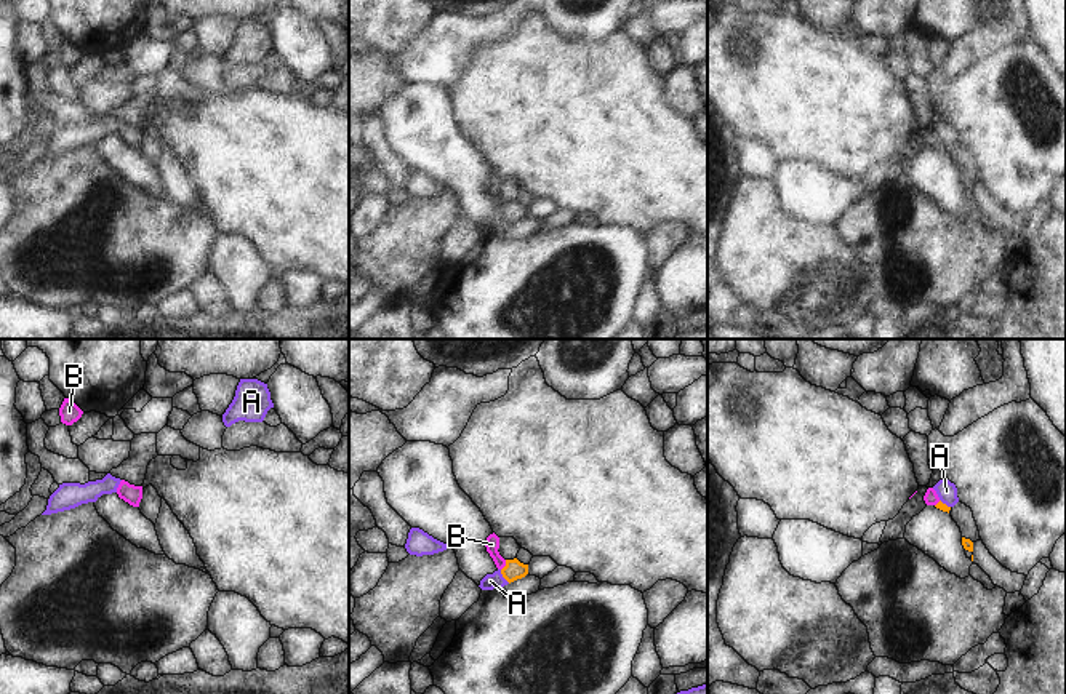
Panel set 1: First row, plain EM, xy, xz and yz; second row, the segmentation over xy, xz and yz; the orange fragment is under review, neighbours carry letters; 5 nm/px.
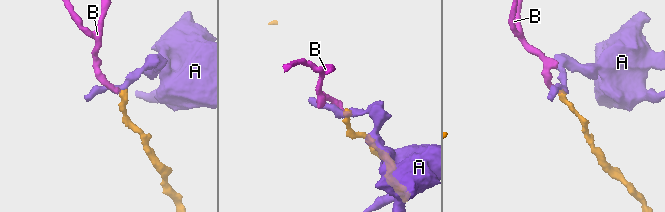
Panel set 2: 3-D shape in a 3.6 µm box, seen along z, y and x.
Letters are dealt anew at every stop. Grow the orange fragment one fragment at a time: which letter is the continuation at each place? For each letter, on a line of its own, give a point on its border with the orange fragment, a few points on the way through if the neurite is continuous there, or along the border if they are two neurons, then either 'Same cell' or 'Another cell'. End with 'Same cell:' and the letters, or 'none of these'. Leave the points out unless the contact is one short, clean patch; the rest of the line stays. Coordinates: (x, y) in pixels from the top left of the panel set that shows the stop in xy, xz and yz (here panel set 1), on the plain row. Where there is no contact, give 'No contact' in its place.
A: Touches orange at xz (503, 218). Boundary: xz (500, 211), (509, 224). Another cell
B: Touches orange at xz (506, 207). Path across: xz (514, 211), (506, 207), (495, 197), (492, 186). Same cell
Same cell: B

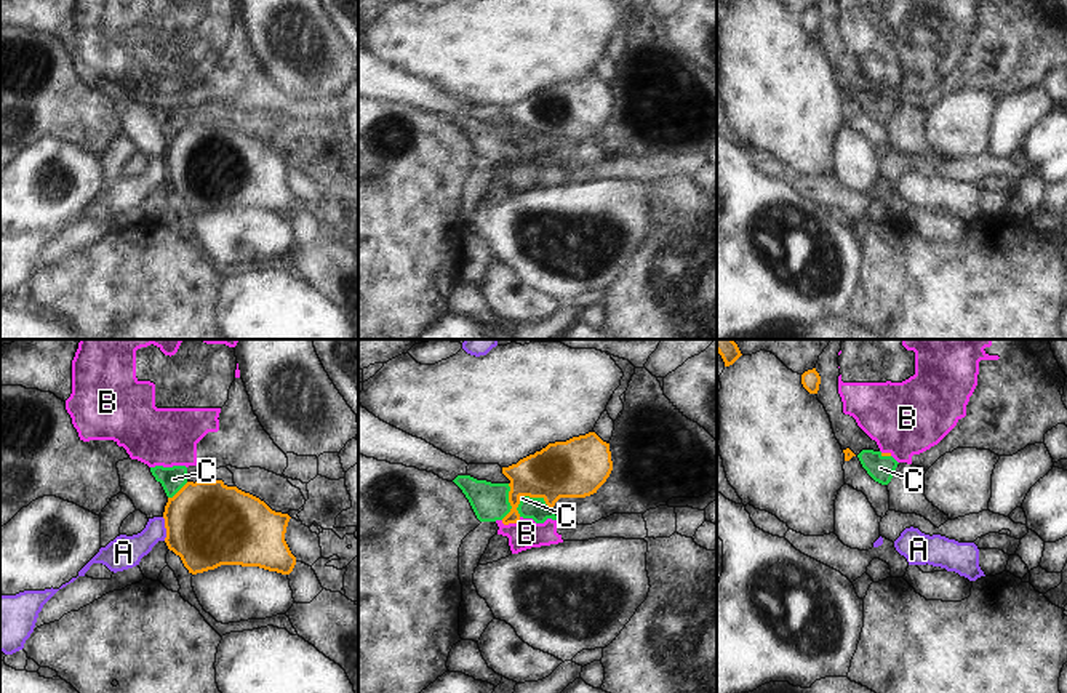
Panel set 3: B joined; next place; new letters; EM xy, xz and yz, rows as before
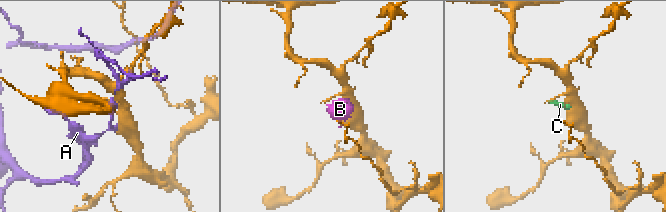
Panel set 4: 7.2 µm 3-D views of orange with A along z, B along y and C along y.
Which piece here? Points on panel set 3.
A: Touches orange at xy (165, 168). Another cell
B: Touches orange at xz (511, 164). Boundary: xz (520, 159), (511, 165), (501, 164). Another cell
C: Touches orange at xz (530, 138). Boundary: xz (552, 149), (541, 140), (522, 138), (515, 151). Another cell
Same cell: none of these

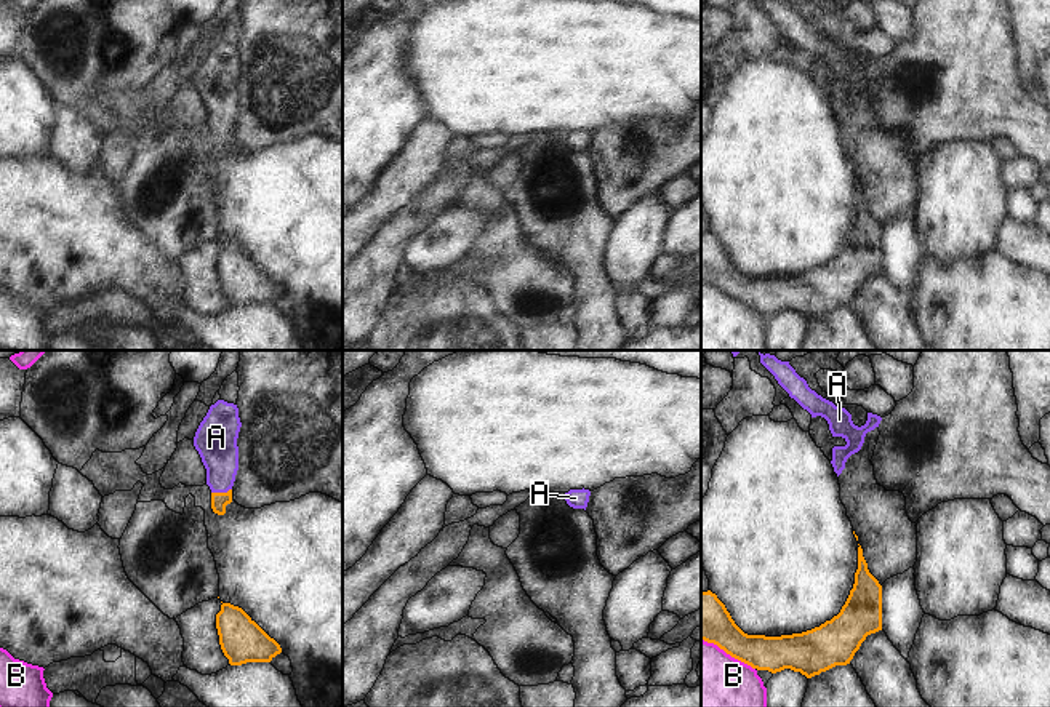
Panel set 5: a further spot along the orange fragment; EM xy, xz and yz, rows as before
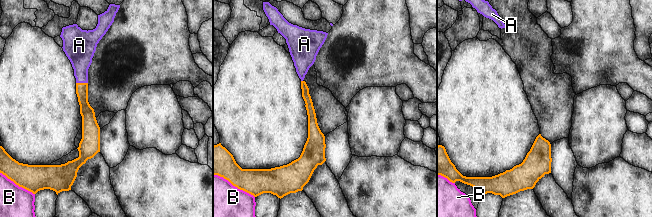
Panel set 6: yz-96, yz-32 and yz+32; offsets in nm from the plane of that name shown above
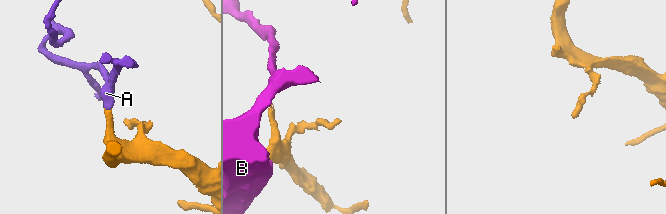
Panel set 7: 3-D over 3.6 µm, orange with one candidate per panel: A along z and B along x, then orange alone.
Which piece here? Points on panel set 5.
A: Touches orange at xy (221, 135). Path across: xy (218, 141), (221, 135), (221, 99), (216, 85). Same cell
B: Touches orange at yz (729, 295). Boundary: yz (701, 280), (716, 285), (754, 311). Another cell
Same cell: A

